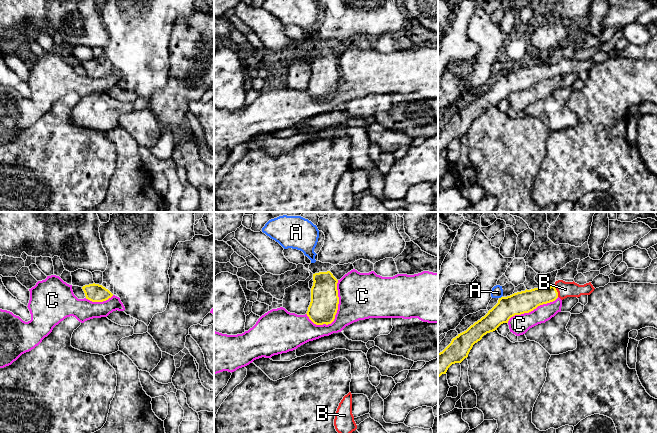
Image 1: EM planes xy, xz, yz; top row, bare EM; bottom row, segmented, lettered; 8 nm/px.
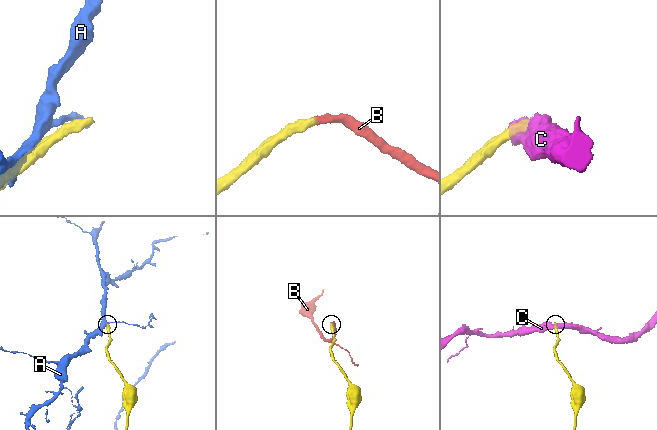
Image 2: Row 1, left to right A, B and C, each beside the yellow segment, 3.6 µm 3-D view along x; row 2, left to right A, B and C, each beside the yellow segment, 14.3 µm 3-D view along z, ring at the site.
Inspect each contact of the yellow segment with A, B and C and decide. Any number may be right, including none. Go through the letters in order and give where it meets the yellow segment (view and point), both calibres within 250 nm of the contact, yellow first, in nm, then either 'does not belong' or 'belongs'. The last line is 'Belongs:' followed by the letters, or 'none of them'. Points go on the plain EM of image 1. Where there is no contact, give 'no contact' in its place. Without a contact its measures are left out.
A: yz (501, 73) | 180/100 nm | does not belong
B: yz (556, 67) | 170/130 nm | belongs
C: xz (337, 85) | 220/360 nm | does not belong
Belongs: B

